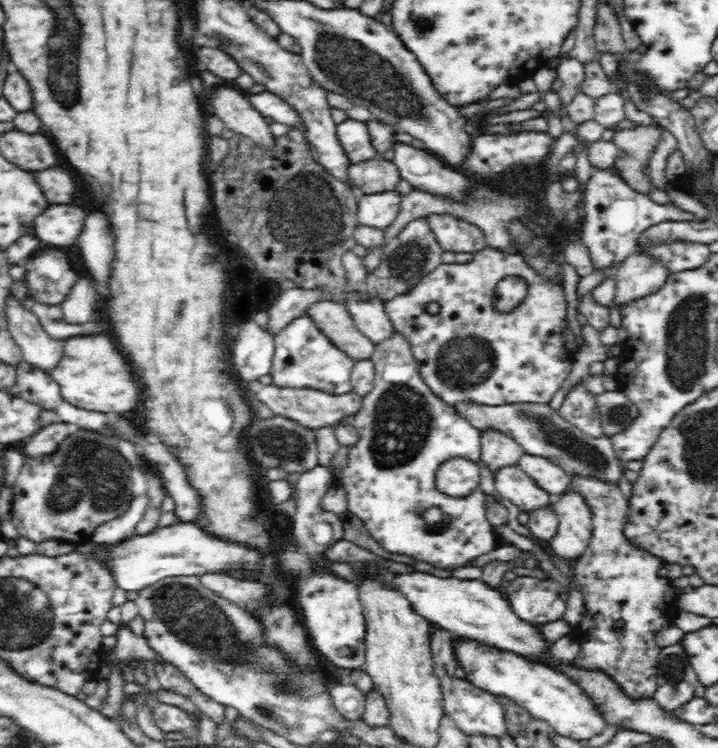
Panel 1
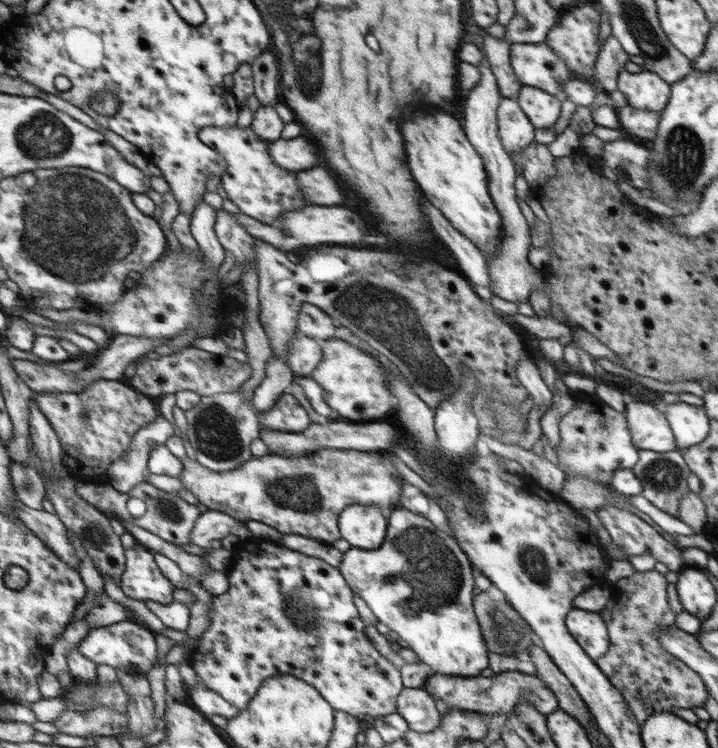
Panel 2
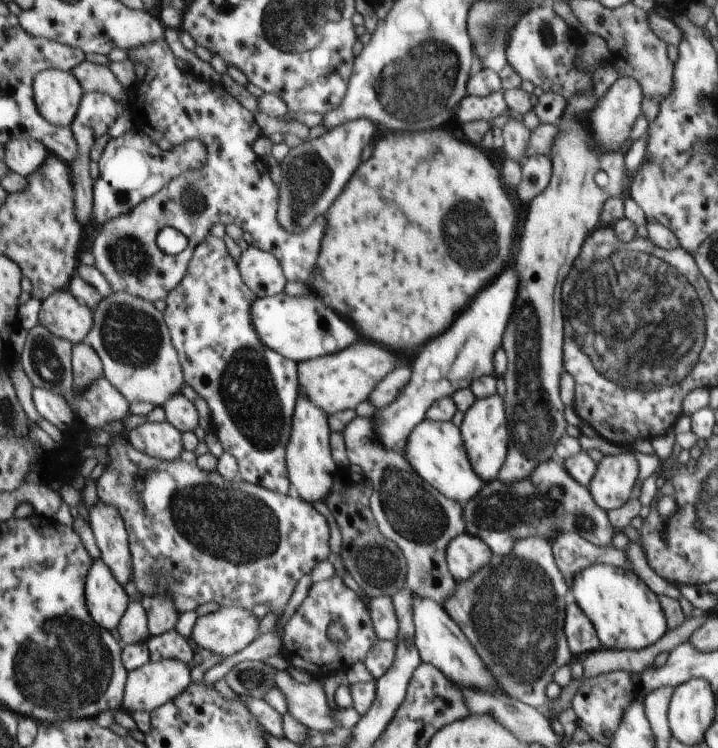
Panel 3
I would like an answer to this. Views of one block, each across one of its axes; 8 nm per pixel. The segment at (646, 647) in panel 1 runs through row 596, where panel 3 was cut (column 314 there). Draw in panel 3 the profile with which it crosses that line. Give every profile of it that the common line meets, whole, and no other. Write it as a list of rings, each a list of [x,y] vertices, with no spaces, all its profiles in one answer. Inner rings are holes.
[[[336,575],[311,583],[307,596],[283,625],[281,654],[288,665],[300,668],[313,678],[345,673],[355,664],[363,664],[365,654],[373,647],[375,640],[381,640],[373,632],[368,607],[369,598],[361,596],[361,592],[353,592],[353,588],[349,588],[349,584]],[[333,624],[343,627],[344,640],[333,640]]]

